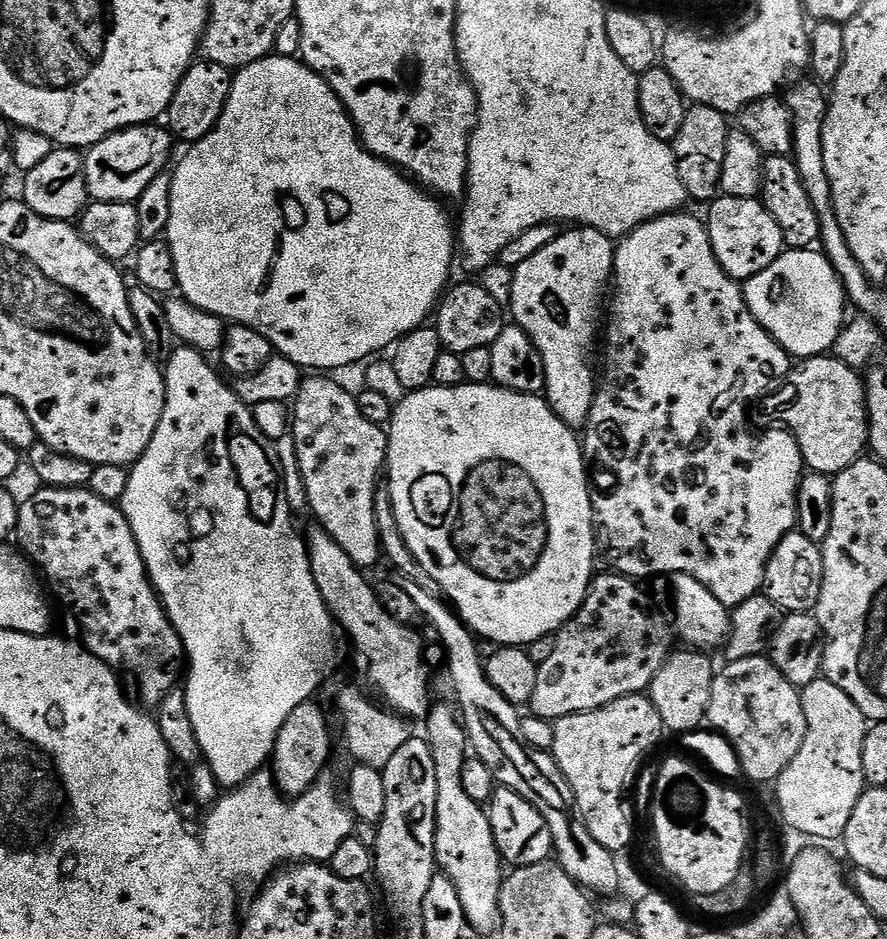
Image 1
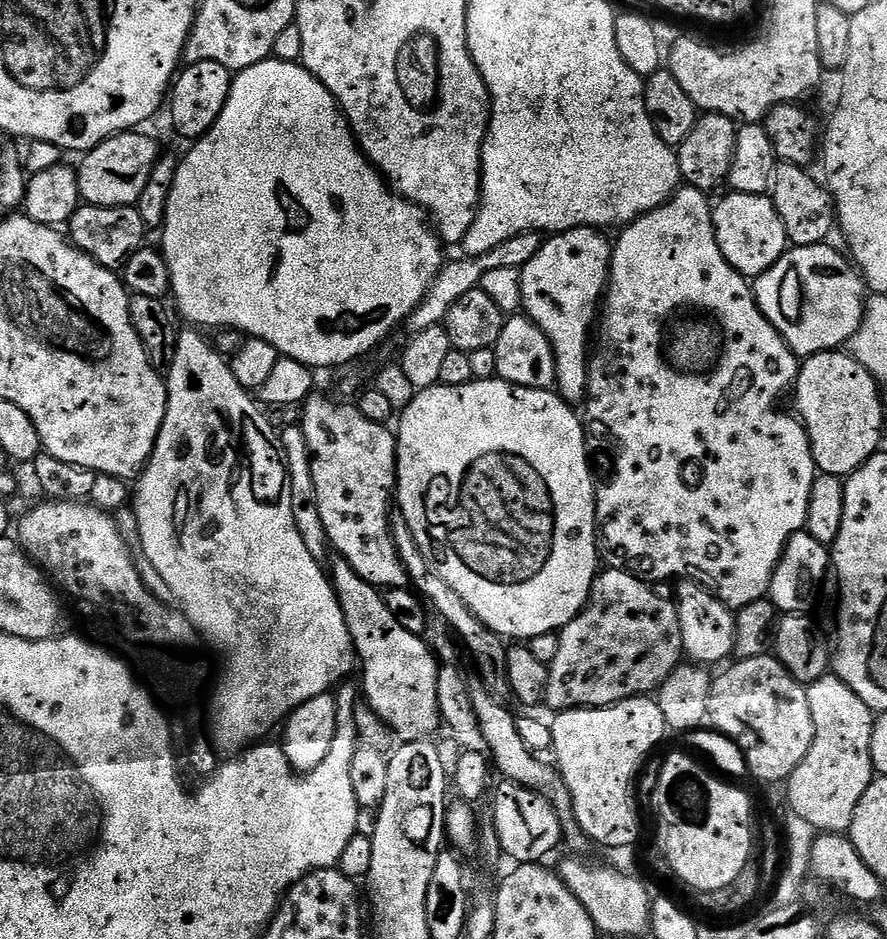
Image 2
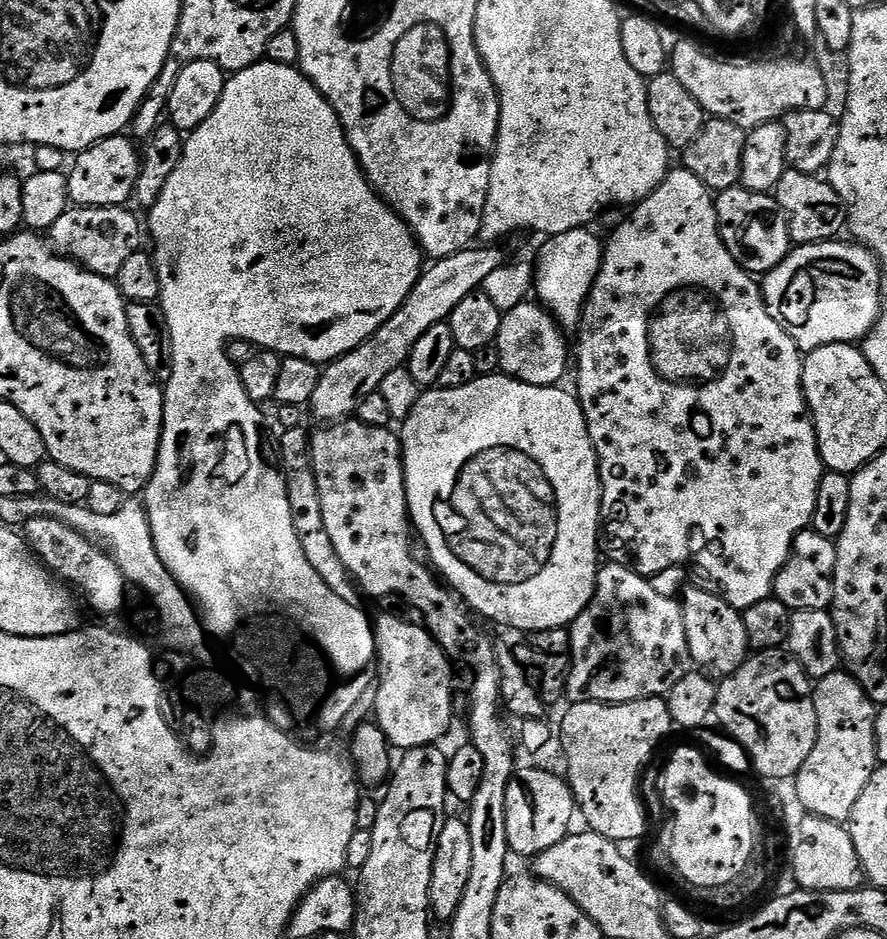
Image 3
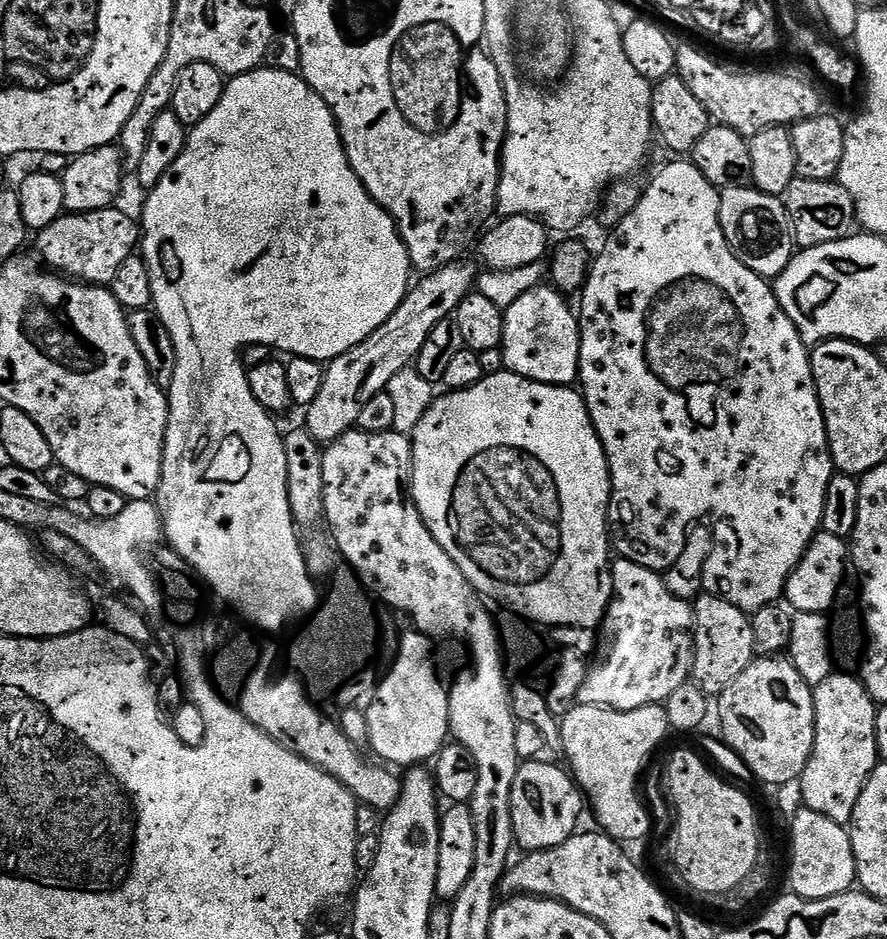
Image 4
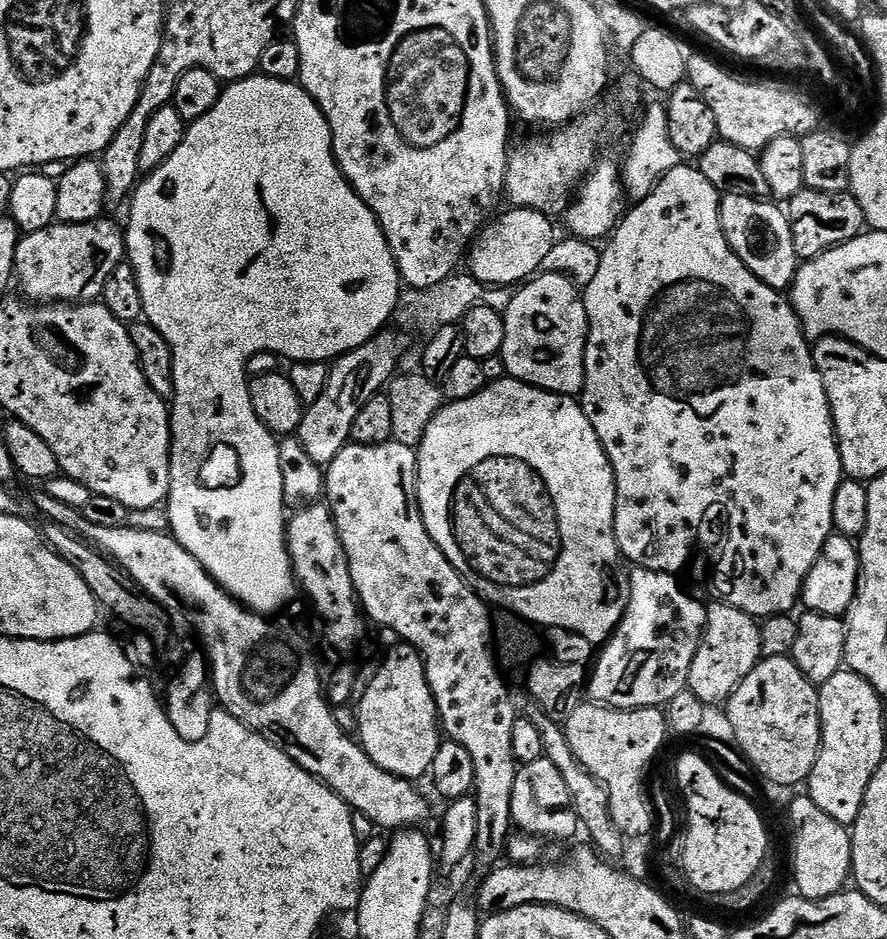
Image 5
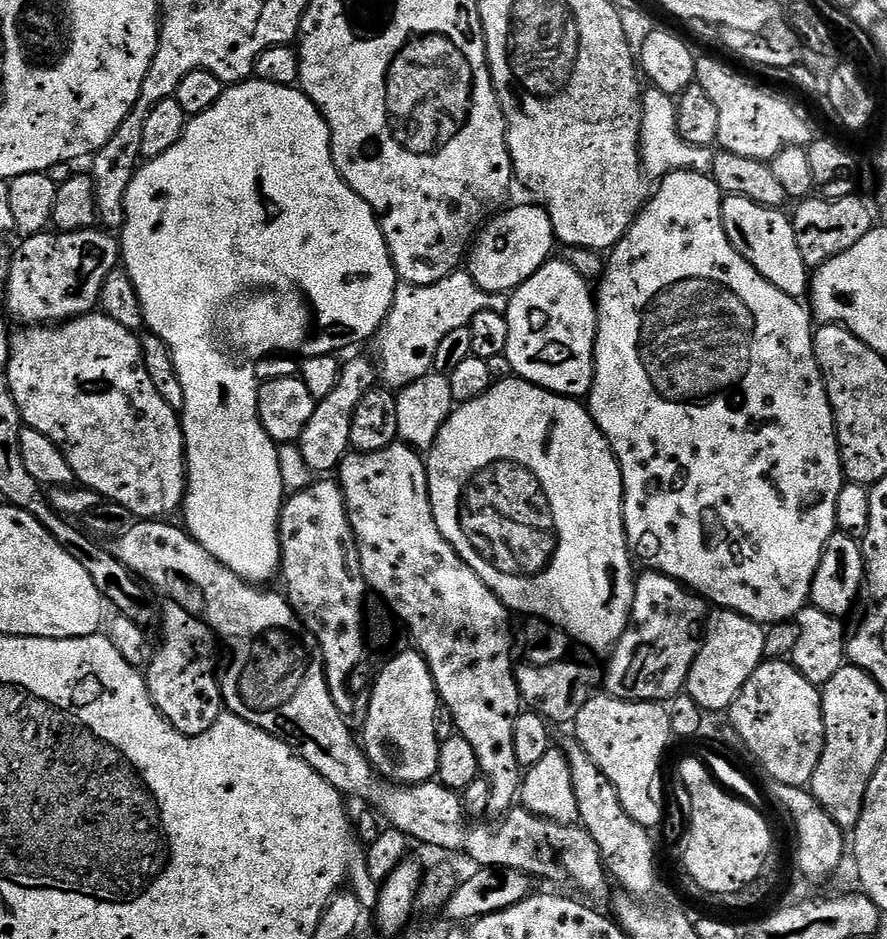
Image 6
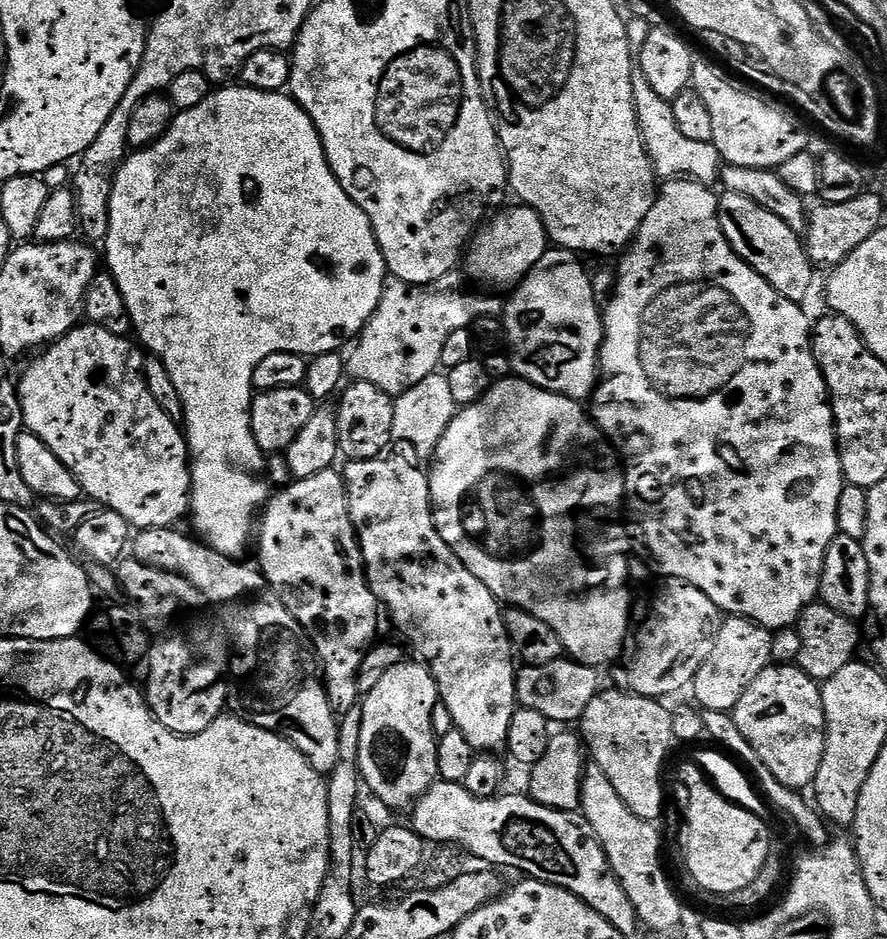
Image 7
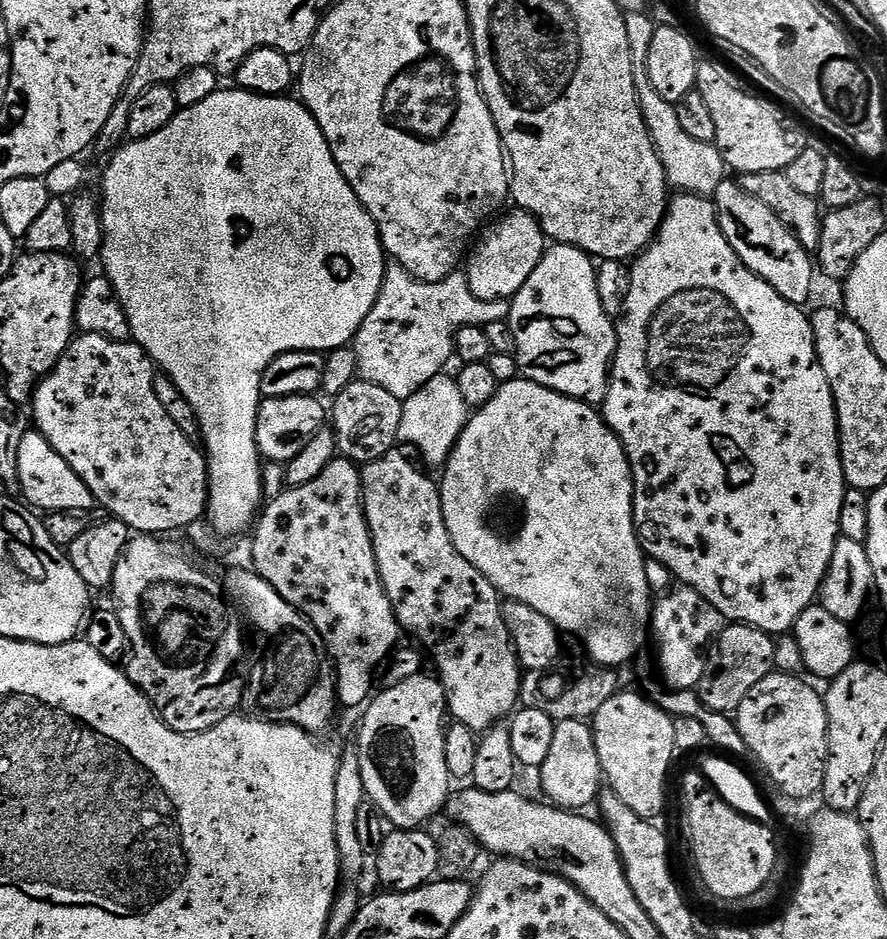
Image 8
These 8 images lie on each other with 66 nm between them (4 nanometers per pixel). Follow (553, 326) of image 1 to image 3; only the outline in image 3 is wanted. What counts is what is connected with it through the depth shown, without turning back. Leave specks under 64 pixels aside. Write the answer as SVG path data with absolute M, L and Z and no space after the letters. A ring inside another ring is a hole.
M587 228L566 230L566 234L549 236L543 241L540 261L534 264L534 292L539 303L548 309L557 324L565 330L580 327L580 315L584 313L584 303L598 278L600 263L604 257L601 238L590 234Z

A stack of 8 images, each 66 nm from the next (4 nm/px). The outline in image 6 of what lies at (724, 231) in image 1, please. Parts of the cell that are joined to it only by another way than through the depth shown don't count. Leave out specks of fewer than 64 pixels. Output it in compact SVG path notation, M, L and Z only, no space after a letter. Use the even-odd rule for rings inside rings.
M725 195L722 206L724 229L730 242L782 294L804 298L810 292L810 269L808 263L798 254L798 242L794 238L792 221L783 211L767 208L745 196Z

